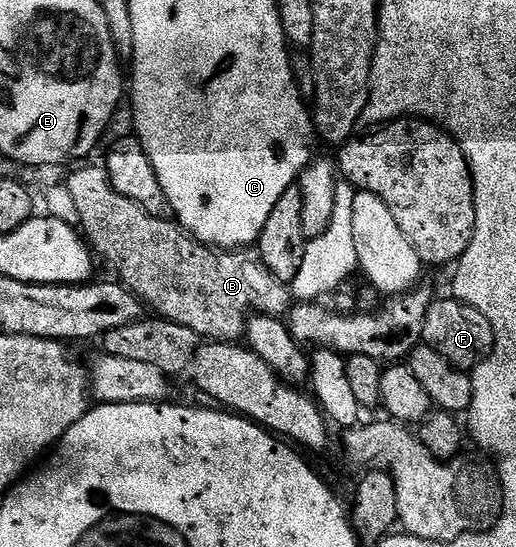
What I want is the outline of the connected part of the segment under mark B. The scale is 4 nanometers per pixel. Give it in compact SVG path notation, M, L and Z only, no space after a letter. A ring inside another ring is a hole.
M105 167L78 168L70 177L65 177L64 183L68 194L72 194L80 232L87 245L101 263L103 260L118 275L115 276L117 283L137 296L149 311L151 308L155 317L171 320L210 342L238 342L245 337L246 321L252 314L282 318L289 313L292 297L288 285L271 274L257 251L249 247L223 250L200 243L183 232L173 219L148 214L136 206L136 202L124 198L124 194L116 194L108 182Z

